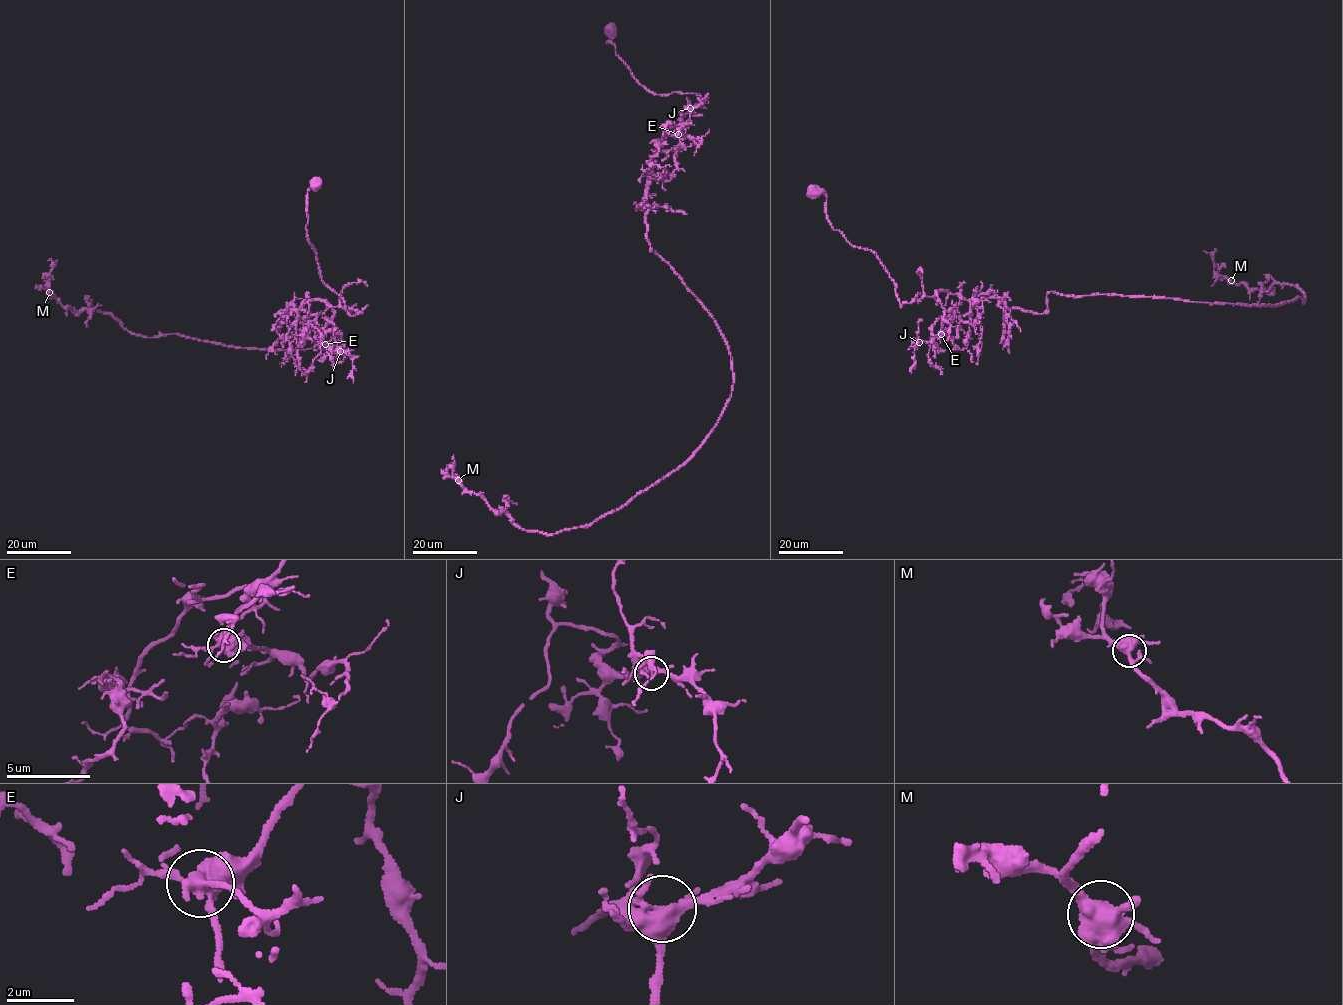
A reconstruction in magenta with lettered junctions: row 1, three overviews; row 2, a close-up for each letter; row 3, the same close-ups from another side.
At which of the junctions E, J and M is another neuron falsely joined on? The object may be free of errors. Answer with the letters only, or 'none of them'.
E

